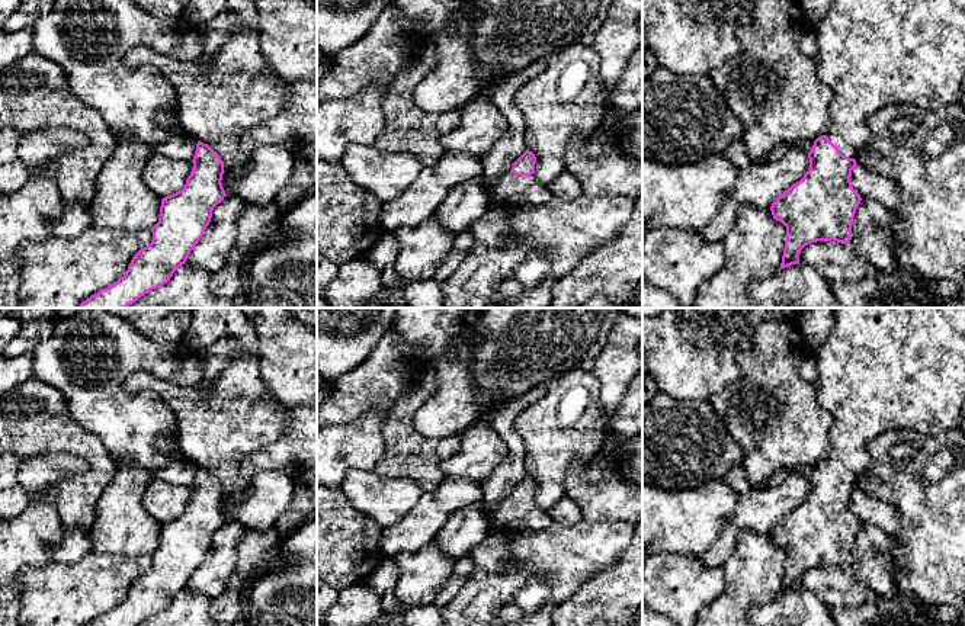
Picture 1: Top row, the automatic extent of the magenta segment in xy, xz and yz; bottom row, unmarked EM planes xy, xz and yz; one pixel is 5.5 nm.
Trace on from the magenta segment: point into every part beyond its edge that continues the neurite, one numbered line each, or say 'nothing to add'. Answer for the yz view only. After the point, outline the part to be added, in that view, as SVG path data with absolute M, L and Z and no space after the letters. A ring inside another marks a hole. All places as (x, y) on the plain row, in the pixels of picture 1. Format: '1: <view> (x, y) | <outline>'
1: yz (879, 369) | M833 308L833 312L834 325L828 337L812 351L818 373L814 386L818 404L833 417L827 462L843 481L856 484L871 462L868 444L879 434L889 430L908 428L921 434L936 436L959 426L961 411L965 404L965 308Z

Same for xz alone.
1: xz (507, 514) | M512 495L500 500L491 507L482 501L482 513L488 526L496 530L536 529L552 521L533 500L516 501Z

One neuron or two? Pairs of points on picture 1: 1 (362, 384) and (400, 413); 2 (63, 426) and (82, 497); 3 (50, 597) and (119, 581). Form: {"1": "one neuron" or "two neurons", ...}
{"1": "two neurons", "2": "one neuron", "3": "one neuron"}

